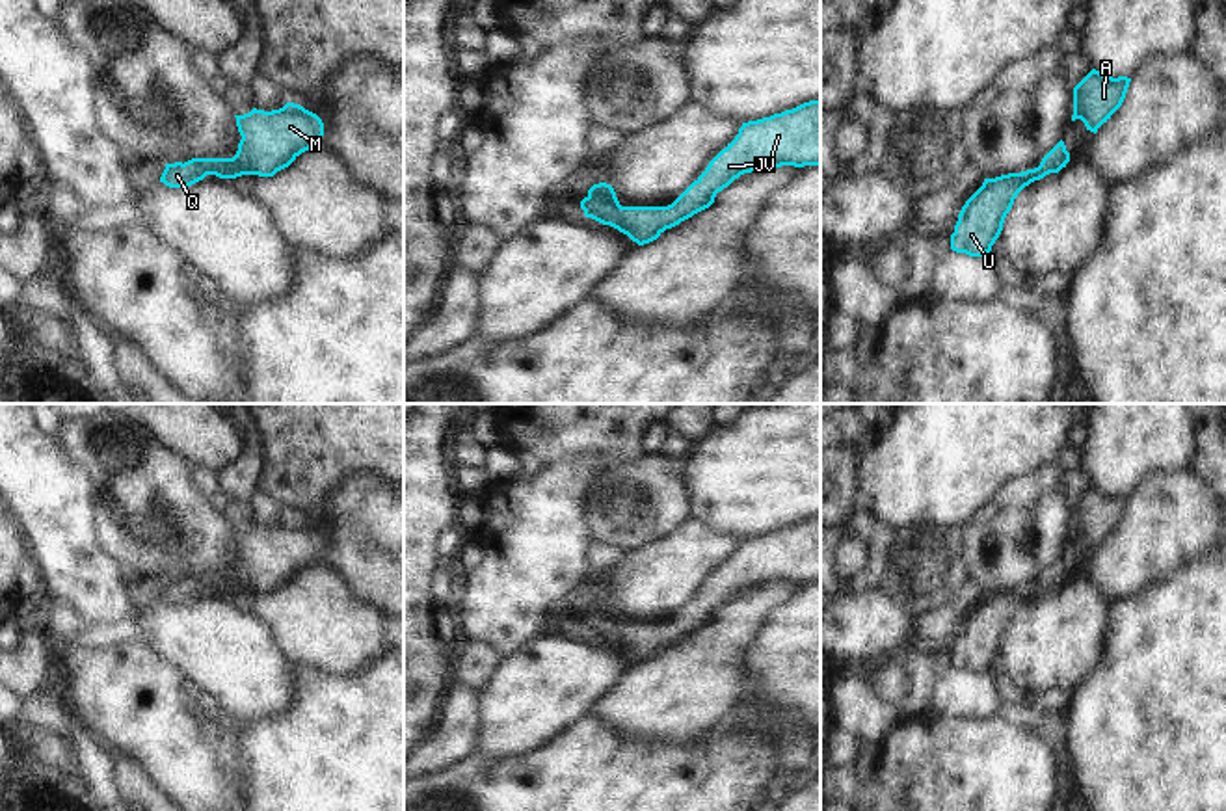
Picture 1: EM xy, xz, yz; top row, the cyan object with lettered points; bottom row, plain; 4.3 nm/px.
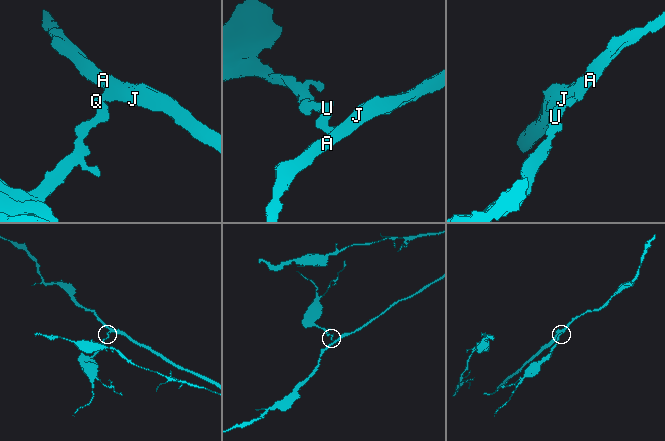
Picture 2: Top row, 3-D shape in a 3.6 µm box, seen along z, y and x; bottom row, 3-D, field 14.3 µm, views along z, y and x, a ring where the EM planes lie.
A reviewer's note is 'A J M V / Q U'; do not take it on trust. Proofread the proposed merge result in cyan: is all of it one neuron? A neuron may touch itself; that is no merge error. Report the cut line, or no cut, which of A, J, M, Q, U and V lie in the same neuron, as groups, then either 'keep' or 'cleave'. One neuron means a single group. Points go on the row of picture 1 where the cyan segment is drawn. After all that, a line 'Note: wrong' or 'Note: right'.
no cut; A J M Q U V; keep
Note: wrong

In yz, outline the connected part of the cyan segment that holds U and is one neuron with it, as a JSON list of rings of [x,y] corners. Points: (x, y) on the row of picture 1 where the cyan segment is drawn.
[[[1060,140],[1040,162],[1038,167],[1021,173],[1008,173],[995,179],[984,179],[982,186],[966,201],[958,214],[951,249],[969,257],[982,257],[1003,231],[1018,193],[1034,180],[1049,173],[1059,173],[1070,162],[1070,153]]]

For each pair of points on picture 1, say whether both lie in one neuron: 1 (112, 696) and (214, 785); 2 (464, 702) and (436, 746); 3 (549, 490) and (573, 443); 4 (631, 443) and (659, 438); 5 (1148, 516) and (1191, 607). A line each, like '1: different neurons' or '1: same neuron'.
1: same neuron
2: same neuron
3: different neurons
4: different neurons
5: different neurons

